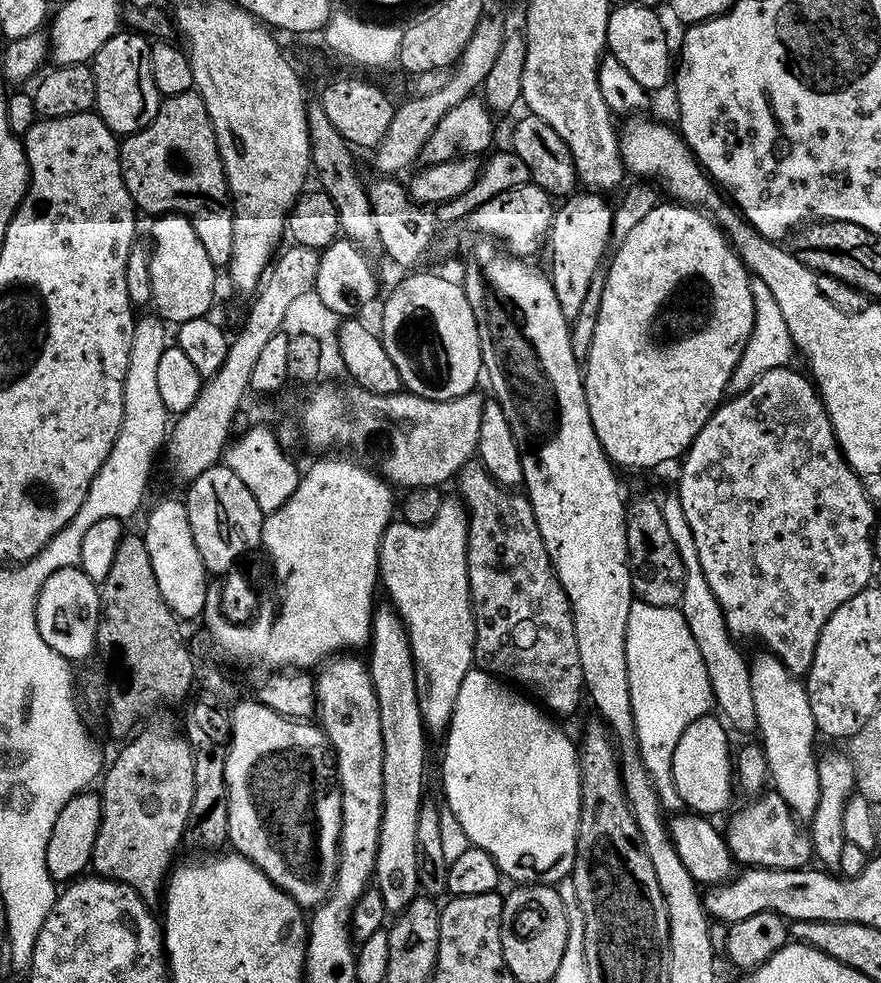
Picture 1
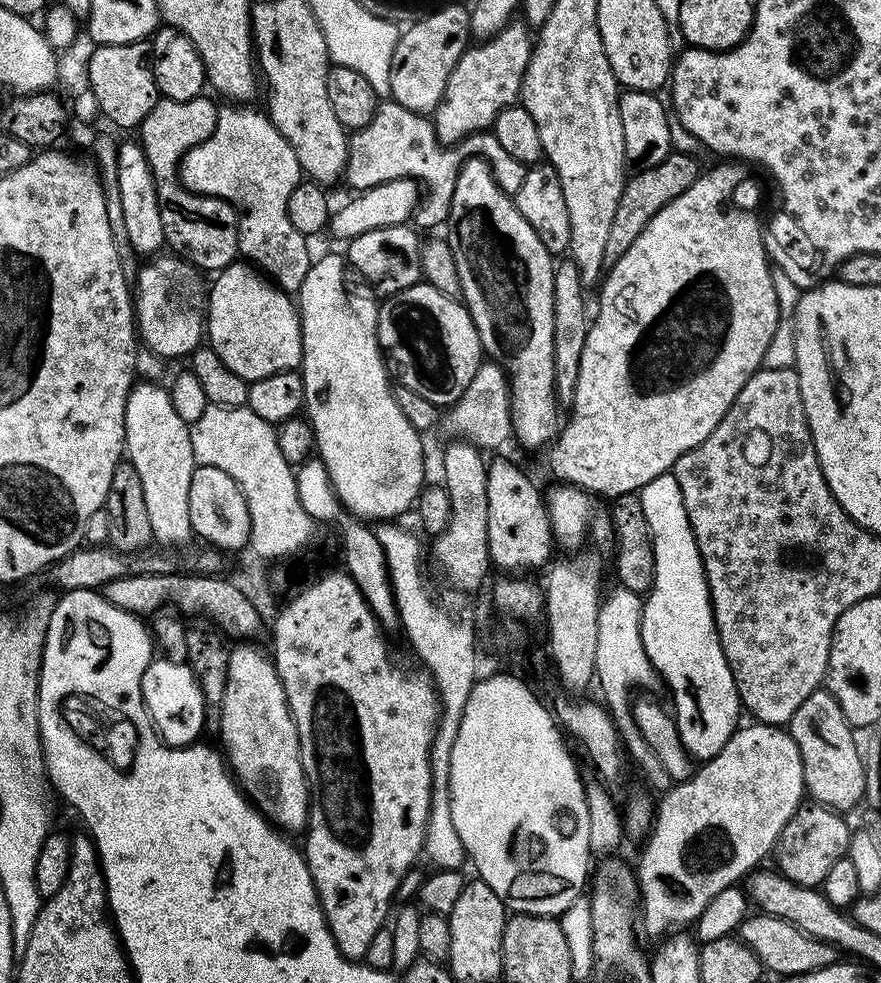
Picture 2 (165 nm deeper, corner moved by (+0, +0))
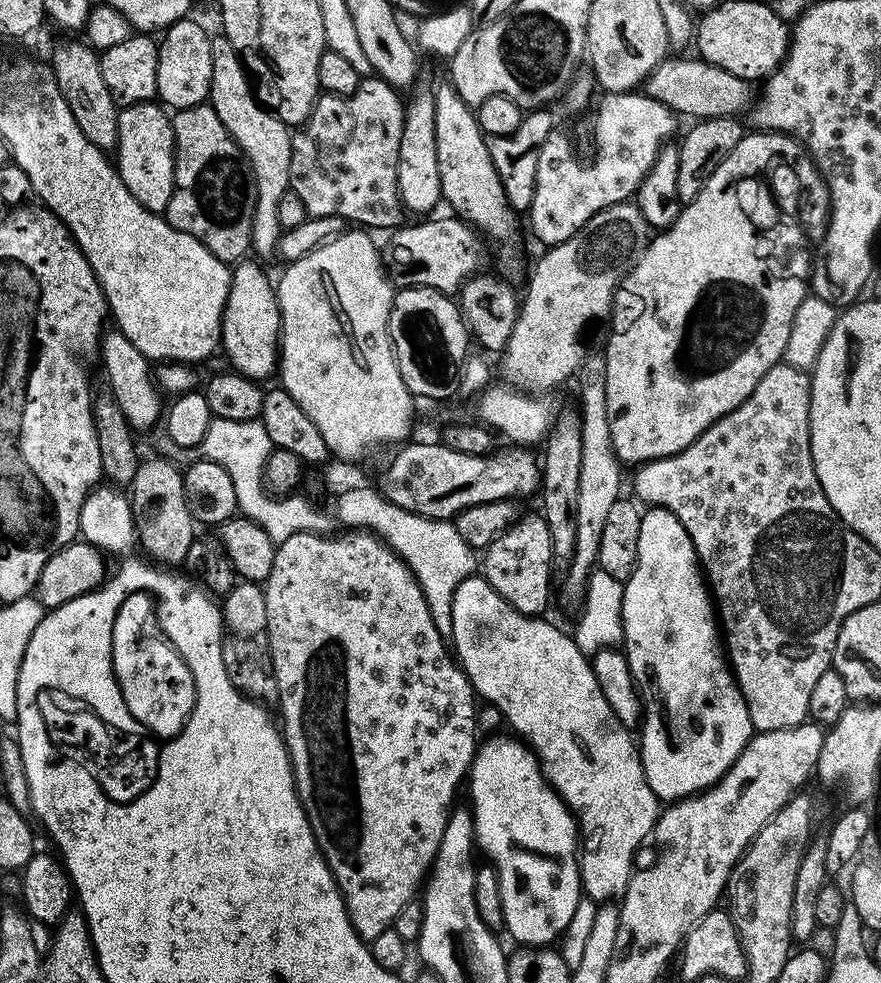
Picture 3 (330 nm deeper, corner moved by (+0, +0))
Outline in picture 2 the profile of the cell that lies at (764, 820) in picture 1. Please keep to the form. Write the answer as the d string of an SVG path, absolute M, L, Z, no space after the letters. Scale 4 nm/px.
M815 802L801 806L786 822L782 834L776 840L774 857L775 867L780 875L785 876L790 882L807 888L819 888L820 883L826 878L830 866L834 862L845 859L848 850L848 841L852 839L853 829L841 813L824 807Z

